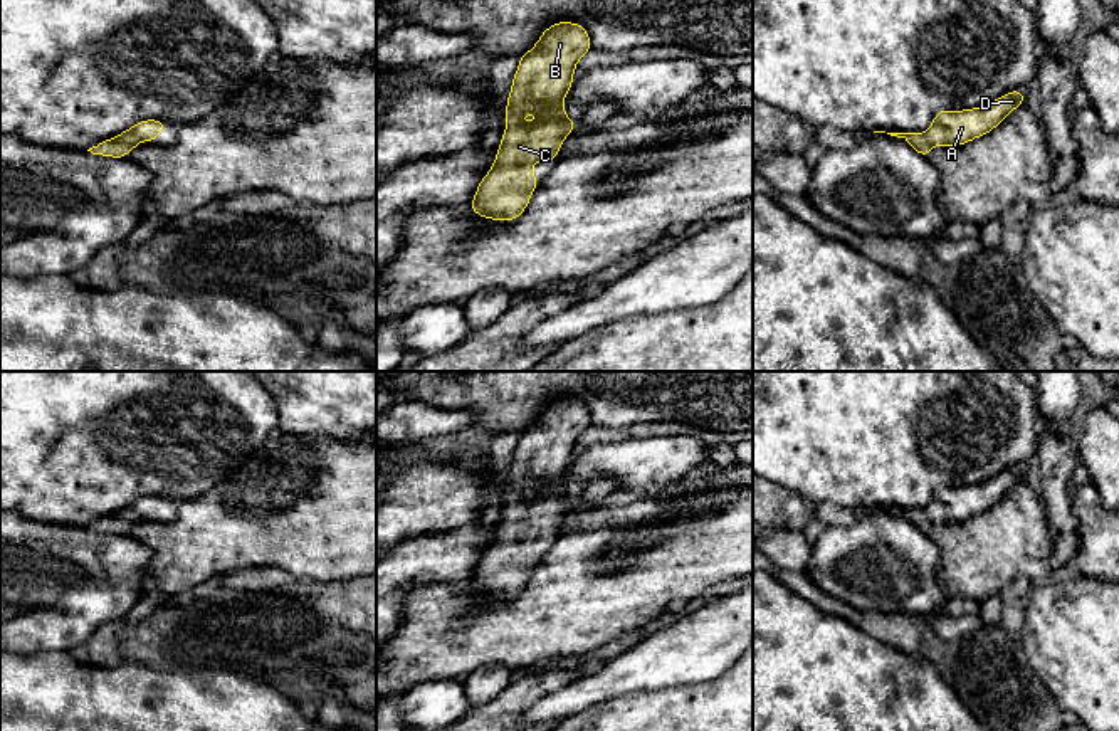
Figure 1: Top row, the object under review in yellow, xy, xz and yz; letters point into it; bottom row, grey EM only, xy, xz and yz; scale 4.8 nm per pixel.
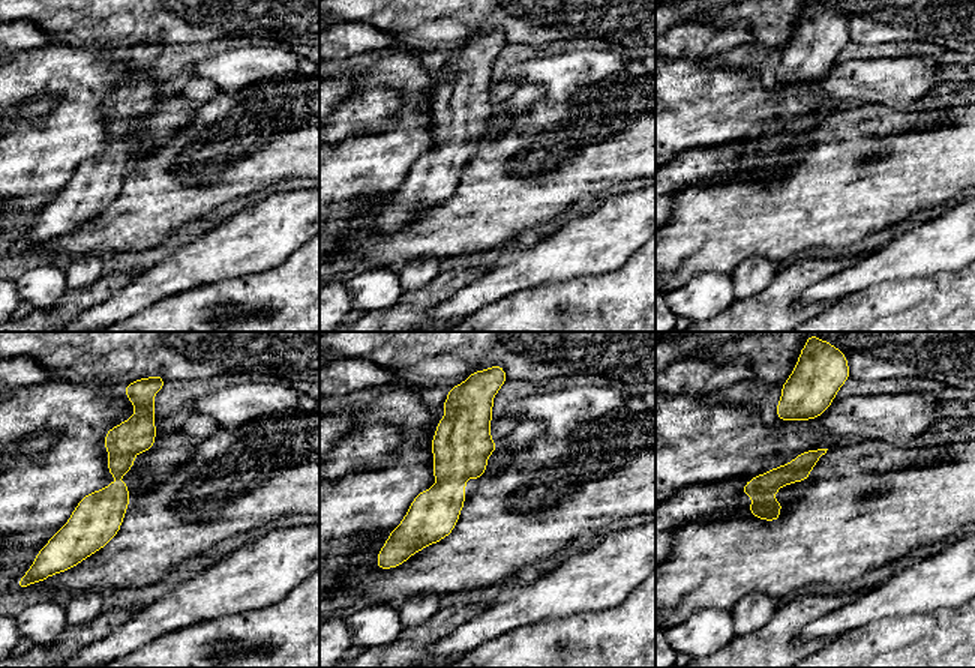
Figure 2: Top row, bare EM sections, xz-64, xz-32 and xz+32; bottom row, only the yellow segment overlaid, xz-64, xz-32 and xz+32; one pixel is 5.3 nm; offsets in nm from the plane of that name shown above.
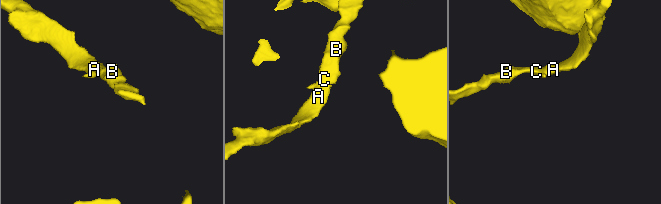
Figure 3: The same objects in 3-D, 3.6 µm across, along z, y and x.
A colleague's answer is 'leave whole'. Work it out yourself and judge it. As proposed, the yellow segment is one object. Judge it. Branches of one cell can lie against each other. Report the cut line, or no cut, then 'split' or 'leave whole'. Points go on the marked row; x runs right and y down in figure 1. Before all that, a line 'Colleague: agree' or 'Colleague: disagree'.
Colleague: agree
cut none; leave whole

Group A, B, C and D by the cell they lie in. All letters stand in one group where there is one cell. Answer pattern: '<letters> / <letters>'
A B C D

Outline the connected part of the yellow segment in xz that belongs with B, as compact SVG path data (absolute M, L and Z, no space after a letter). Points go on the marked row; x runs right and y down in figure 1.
M558 22L548 27L536 45L519 57L519 67L512 77L509 99L506 101L506 129L497 150L492 170L481 180L472 212L482 218L514 220L521 217L539 185L533 165L553 161L565 138L576 123L565 114L563 101L571 89L578 60L591 49L586 29L581 24Z

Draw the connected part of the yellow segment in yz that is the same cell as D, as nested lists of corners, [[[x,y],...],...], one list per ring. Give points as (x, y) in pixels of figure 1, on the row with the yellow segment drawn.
[[[1020,89],[1008,92],[983,108],[939,111],[926,133],[887,133],[904,138],[919,155],[927,156],[932,146],[959,146],[988,134],[1006,114],[1022,106]]]

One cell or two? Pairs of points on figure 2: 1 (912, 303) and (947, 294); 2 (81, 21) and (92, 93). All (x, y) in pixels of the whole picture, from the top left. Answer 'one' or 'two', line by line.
1: one
2: two

